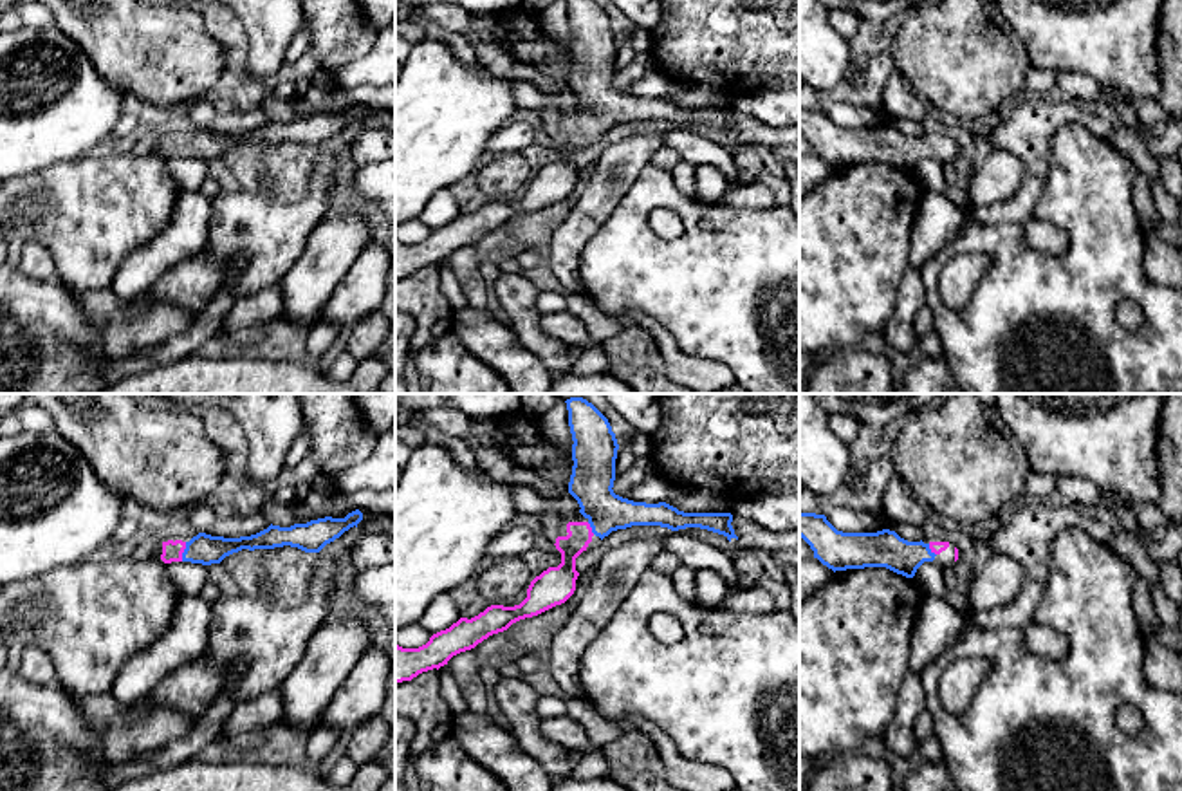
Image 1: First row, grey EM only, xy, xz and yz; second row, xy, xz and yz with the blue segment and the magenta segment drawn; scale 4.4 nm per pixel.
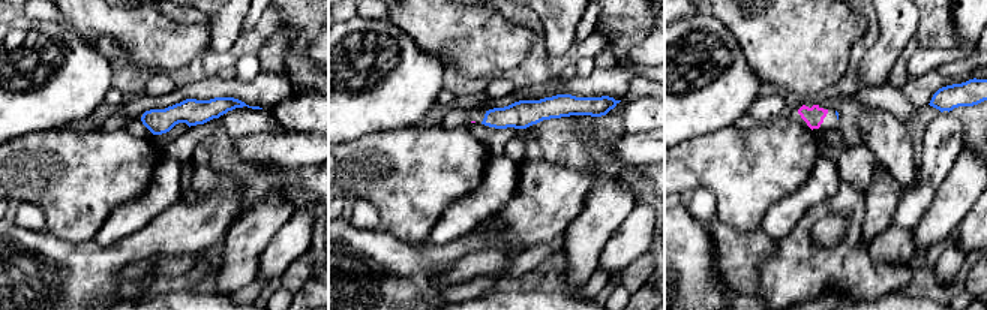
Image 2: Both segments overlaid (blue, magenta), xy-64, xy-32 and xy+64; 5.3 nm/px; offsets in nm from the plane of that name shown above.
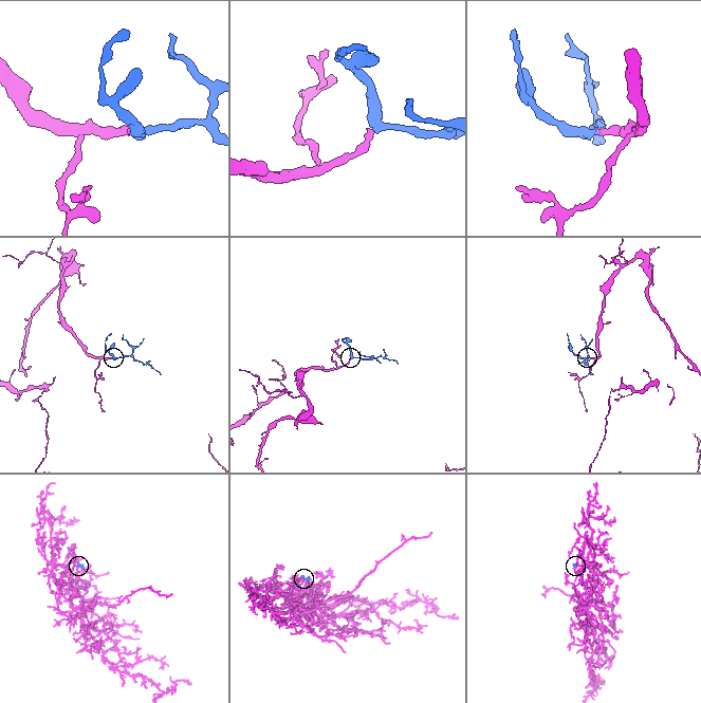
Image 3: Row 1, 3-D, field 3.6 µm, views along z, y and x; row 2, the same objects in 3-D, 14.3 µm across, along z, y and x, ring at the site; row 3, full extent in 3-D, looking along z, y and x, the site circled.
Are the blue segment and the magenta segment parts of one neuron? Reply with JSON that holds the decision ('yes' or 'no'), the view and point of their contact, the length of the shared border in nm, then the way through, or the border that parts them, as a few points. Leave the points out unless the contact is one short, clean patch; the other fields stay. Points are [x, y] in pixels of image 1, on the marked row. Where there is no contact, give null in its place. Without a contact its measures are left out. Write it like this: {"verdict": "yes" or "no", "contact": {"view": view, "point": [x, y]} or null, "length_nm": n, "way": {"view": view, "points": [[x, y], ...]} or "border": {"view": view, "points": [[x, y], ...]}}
{"verdict": "yes", "contact": {"view": "xy", "point": [184, 551]}, "length_nm": 90, "way": {"view": "xy", "points": [[206, 549], [184, 551], [172, 551]]}}

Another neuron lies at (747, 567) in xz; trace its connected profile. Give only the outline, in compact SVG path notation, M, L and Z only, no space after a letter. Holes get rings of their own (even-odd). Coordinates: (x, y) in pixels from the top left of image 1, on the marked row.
M731 538L733 553L733 571L736 574L738 589L745 591L756 585L758 578L763 574L763 565L758 554L745 547L740 540Z

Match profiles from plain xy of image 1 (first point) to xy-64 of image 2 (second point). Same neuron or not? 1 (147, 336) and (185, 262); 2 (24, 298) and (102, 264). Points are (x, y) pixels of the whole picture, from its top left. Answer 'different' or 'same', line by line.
1: same
2: same

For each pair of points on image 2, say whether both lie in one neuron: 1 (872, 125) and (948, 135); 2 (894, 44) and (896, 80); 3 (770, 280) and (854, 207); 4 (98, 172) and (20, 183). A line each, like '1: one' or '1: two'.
1: two
2: two
3: one
4: one

